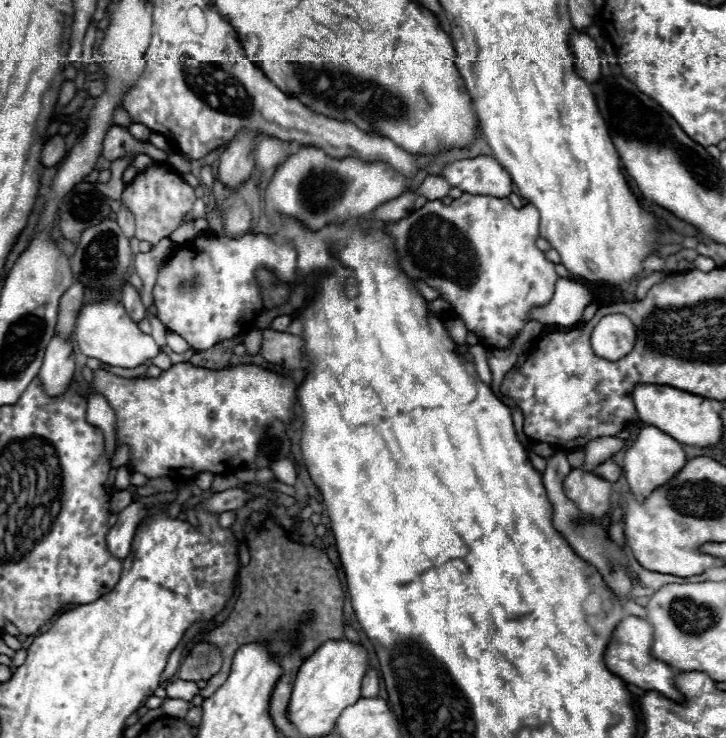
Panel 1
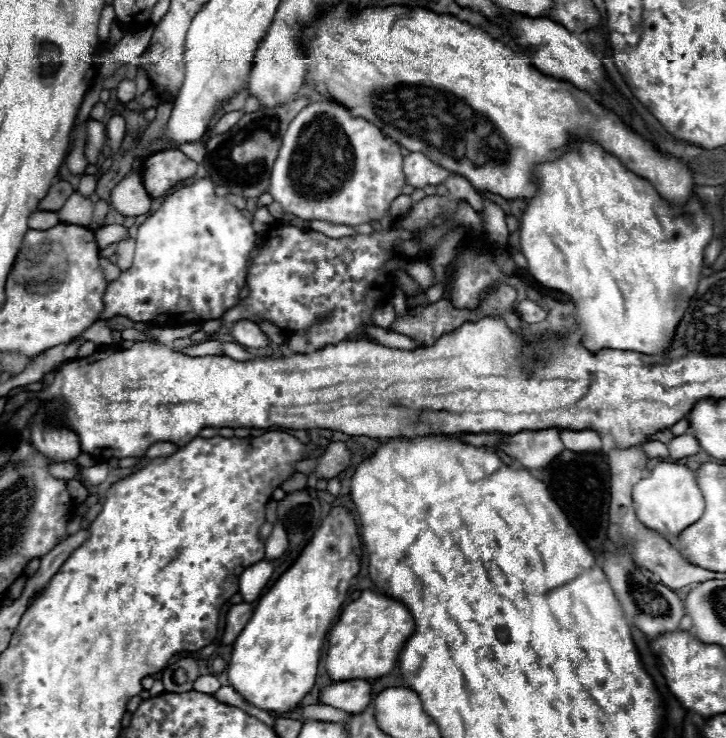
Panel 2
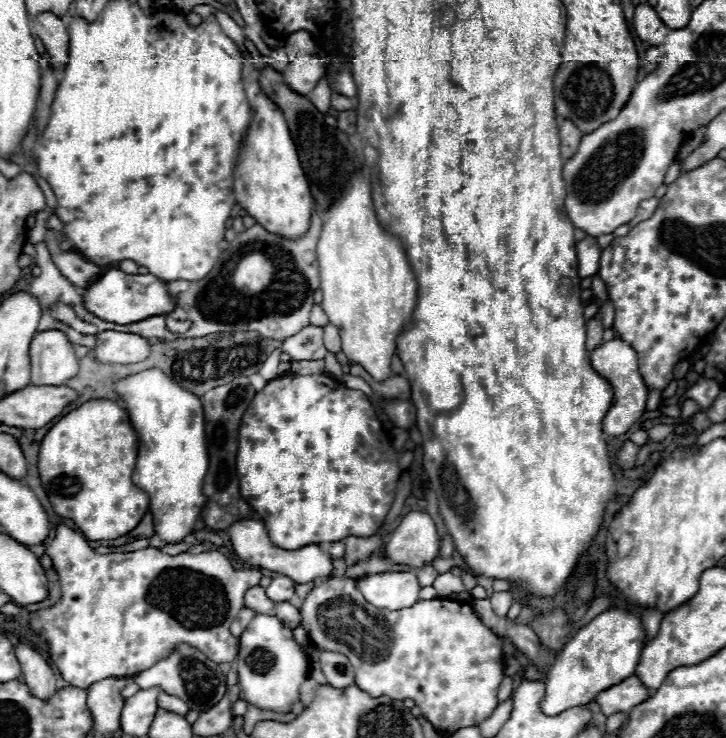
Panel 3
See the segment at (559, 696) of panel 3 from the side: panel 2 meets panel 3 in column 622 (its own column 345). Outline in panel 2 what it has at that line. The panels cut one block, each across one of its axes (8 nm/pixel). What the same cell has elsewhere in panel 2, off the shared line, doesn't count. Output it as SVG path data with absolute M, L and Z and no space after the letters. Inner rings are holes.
M364 590L358 600L350 602L342 610L338 622L332 626L332 630L328 634L330 646L328 646L326 670L330 674L330 680L354 680L356 676L364 676L364 680L374 680L374 678L388 674L396 666L398 654L400 654L404 642L412 636L412 632L414 632L414 618L400 600L390 598L376 590Z

